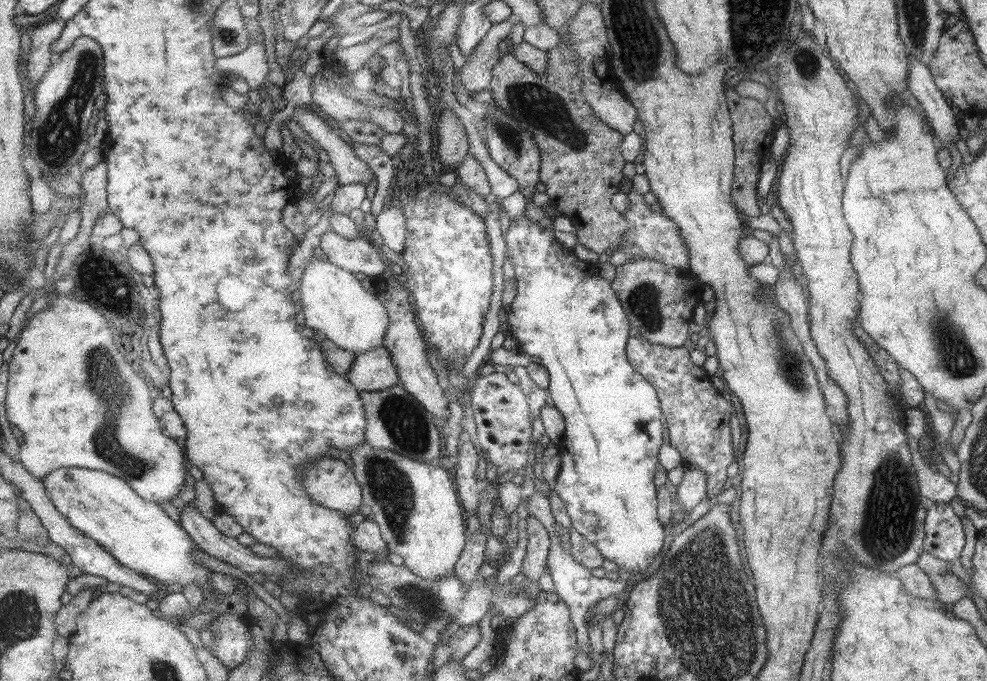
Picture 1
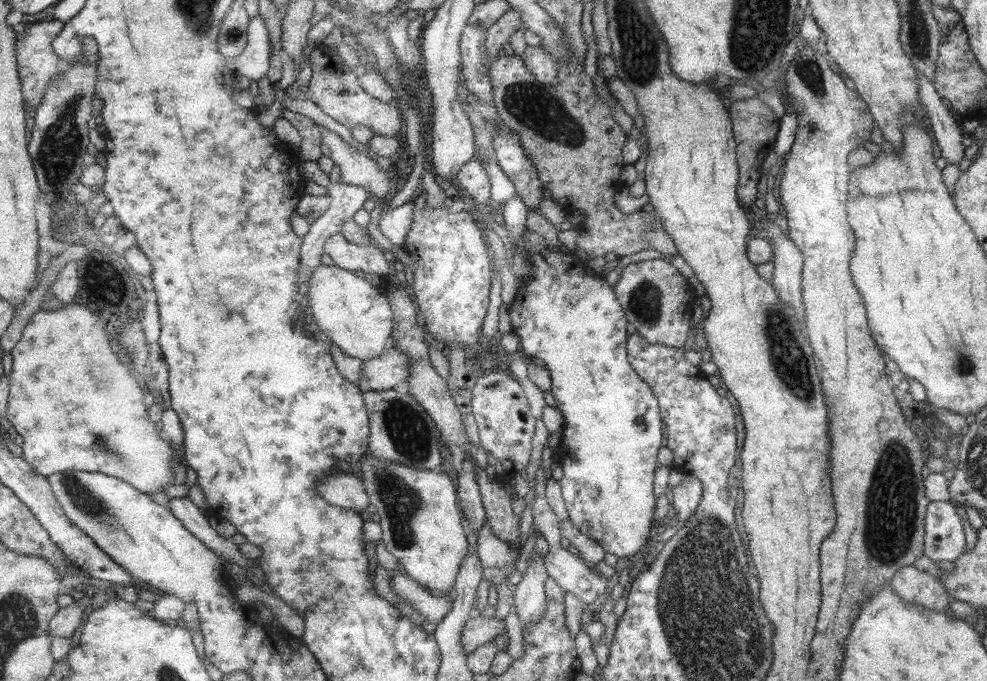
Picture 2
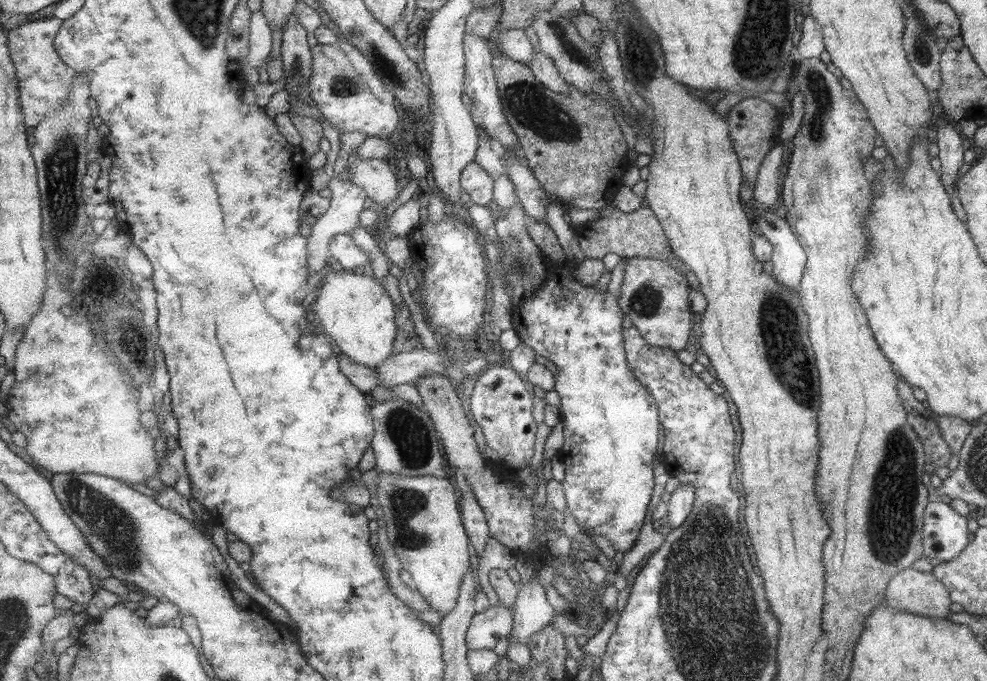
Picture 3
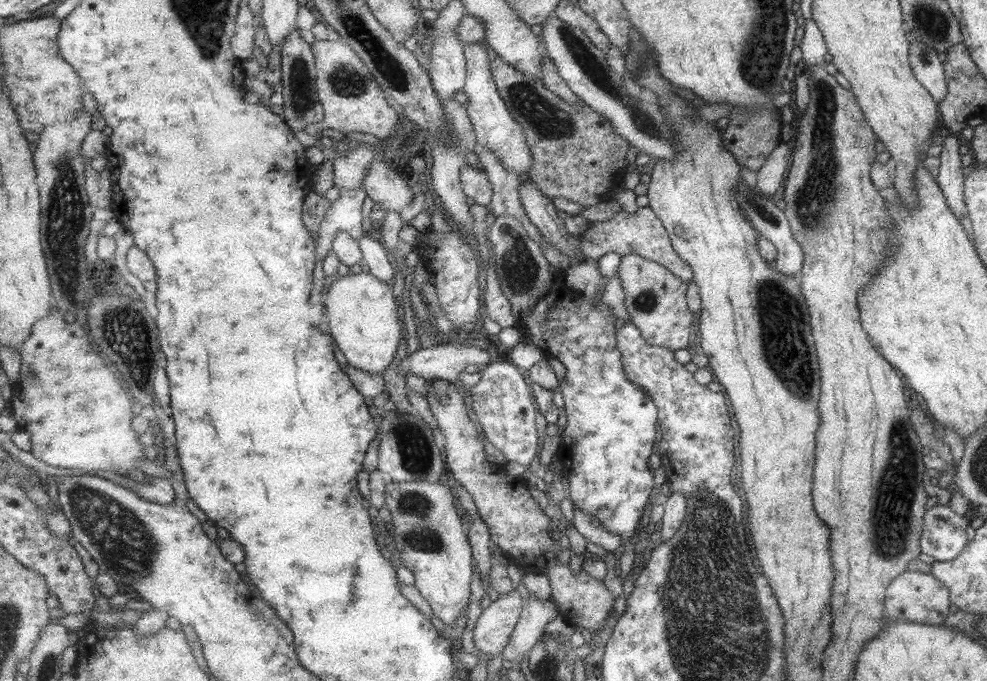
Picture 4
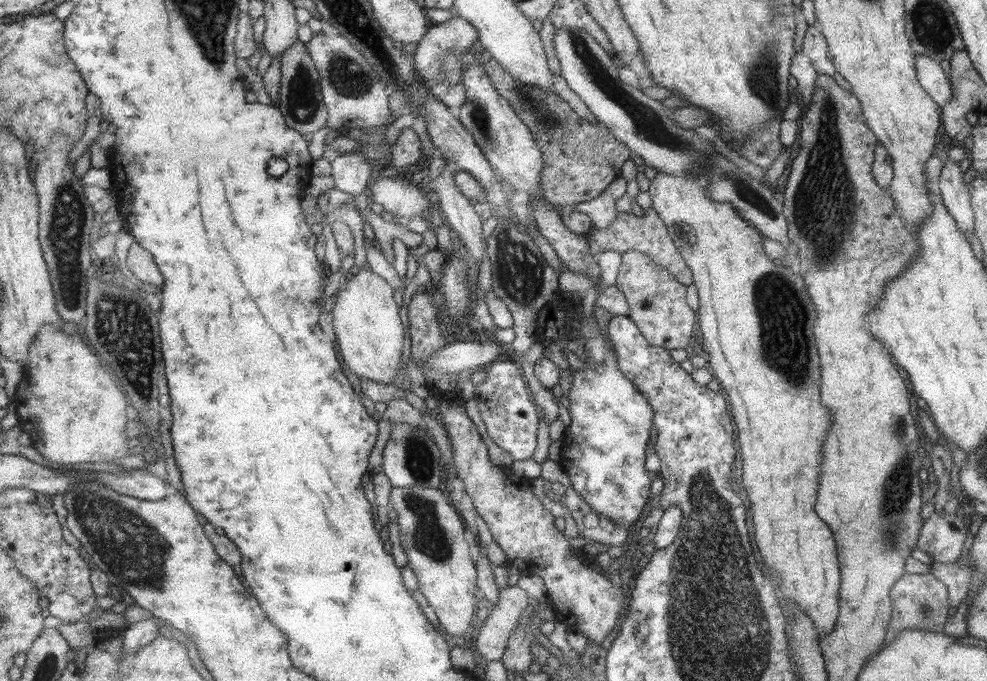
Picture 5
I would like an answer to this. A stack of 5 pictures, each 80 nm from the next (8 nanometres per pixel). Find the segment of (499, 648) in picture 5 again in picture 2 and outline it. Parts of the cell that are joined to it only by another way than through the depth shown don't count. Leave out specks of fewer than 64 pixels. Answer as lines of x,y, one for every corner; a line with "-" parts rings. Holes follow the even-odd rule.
477,614
468,620
464,625
464,631
461,632
460,644
464,653
467,655
473,652
477,646
483,646
506,632
504,622
501,619
492,617
483,617

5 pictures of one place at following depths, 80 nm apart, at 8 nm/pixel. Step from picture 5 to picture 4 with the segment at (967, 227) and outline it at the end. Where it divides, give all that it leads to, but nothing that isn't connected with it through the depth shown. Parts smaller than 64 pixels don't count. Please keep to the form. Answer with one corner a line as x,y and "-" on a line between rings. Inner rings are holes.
947,135
941,144
941,153
939,154
940,165
938,167
937,182
939,190
945,197
947,208
957,216
957,218
966,216
966,206
964,203
963,181
961,175
960,158
958,148
962,140
955,135

